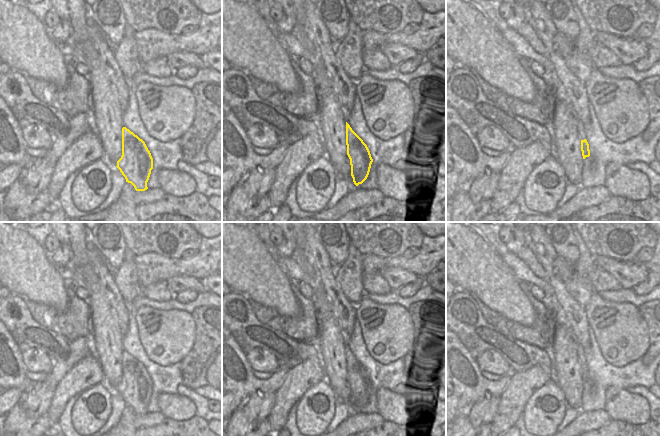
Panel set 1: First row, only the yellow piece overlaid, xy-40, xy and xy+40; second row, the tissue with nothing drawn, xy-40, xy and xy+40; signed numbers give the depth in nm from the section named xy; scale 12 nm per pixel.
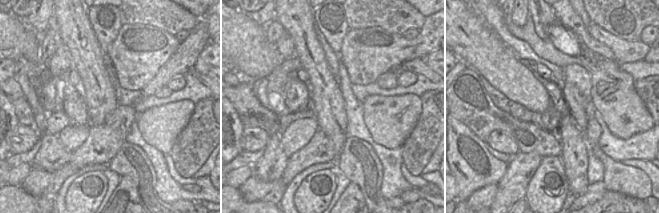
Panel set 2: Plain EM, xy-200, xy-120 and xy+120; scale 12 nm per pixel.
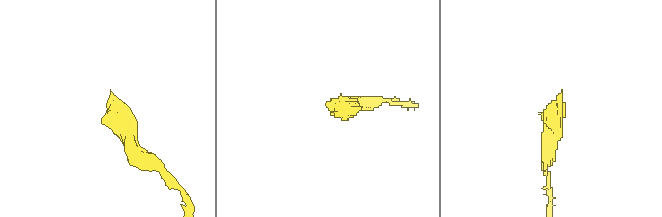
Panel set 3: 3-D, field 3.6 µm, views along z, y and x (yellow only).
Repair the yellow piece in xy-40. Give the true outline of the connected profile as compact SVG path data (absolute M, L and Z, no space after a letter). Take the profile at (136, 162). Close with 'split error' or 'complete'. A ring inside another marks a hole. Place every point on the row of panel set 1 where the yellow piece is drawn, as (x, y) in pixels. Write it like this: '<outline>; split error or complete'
M126 127L122 128L122 156L116 167L136 191L148 189L153 158L145 142Z; complete

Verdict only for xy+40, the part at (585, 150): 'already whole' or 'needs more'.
needs more

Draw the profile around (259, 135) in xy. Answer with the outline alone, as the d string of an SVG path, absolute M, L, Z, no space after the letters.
M254 124L246 129L246 134L253 147L273 149L279 144L279 137L269 127L263 124Z

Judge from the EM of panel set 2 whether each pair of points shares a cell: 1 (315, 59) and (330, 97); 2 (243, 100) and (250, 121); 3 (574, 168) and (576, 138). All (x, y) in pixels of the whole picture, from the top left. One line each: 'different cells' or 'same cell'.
1: same cell
2: same cell
3: same cell

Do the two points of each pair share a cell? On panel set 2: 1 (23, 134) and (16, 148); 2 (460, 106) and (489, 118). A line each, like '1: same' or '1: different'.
1: same
2: same

